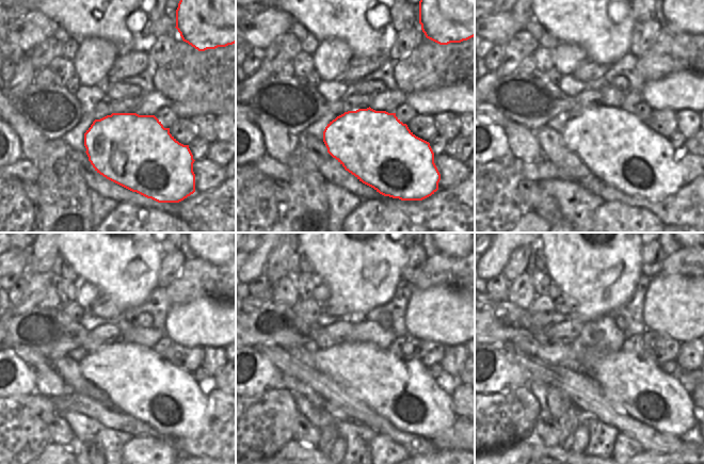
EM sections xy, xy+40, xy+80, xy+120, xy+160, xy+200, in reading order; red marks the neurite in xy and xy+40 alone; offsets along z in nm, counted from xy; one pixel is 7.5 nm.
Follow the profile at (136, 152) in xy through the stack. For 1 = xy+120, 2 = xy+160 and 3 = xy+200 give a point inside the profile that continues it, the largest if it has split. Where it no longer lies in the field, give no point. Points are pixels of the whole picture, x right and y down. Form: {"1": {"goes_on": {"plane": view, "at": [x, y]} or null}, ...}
{"1": {"goes_on": {"plane": "xy+120", "at": [141, 383]}}, "2": {"goes_on": {"plane": "xy+160", "at": [403, 392]}}, "3": {"goes_on": {"plane": "xy+200", "at": [636, 384]}}}

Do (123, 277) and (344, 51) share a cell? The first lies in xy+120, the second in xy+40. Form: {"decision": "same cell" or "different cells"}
{"decision": "different cells"}

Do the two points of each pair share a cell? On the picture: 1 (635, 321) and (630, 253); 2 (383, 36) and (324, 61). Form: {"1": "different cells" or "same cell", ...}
{"1": "different cells", "2": "different cells"}

